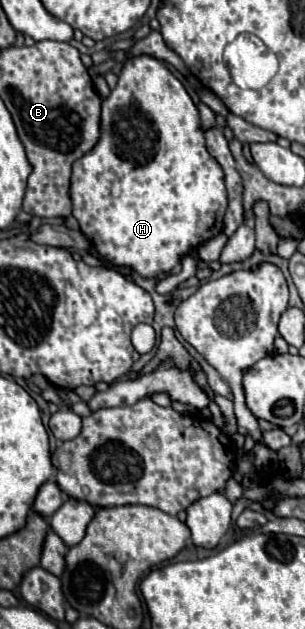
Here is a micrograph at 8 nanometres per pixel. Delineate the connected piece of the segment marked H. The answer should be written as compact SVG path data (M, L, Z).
M149 54L125 60L117 88L103 100L101 140L89 154L73 164L71 200L73 216L79 220L81 232L97 246L109 264L129 266L145 278L167 274L181 262L183 254L223 230L227 210L223 170L205 148L197 106L185 86L161 60Z

